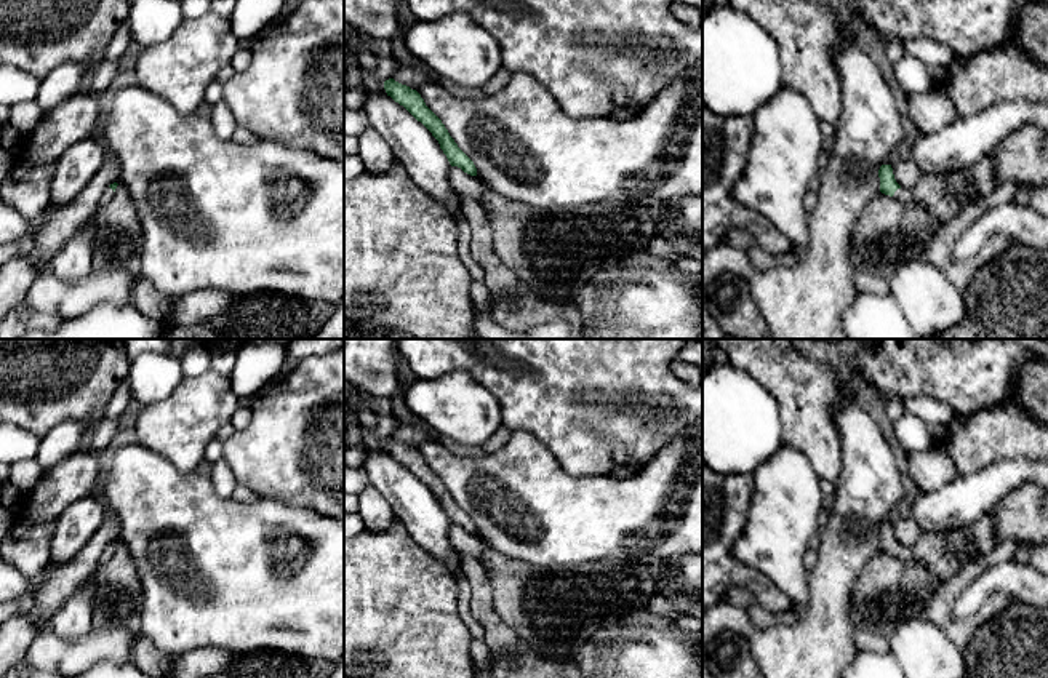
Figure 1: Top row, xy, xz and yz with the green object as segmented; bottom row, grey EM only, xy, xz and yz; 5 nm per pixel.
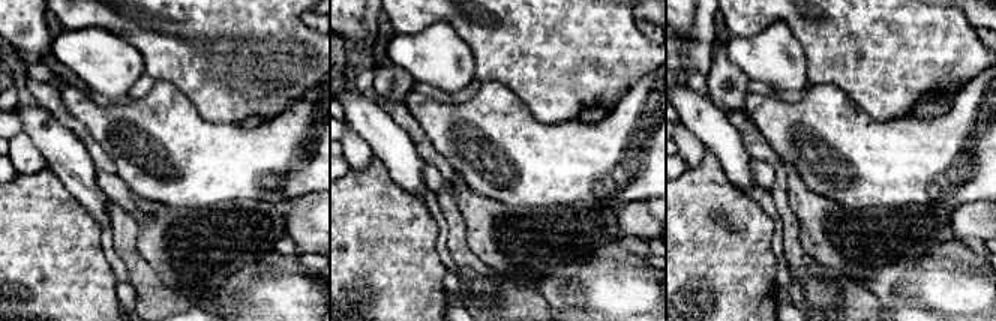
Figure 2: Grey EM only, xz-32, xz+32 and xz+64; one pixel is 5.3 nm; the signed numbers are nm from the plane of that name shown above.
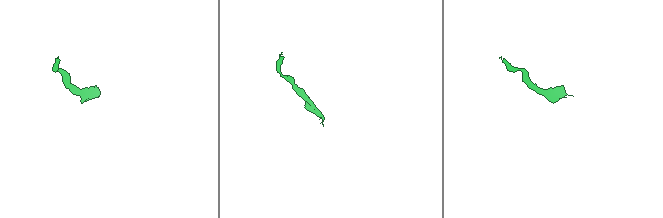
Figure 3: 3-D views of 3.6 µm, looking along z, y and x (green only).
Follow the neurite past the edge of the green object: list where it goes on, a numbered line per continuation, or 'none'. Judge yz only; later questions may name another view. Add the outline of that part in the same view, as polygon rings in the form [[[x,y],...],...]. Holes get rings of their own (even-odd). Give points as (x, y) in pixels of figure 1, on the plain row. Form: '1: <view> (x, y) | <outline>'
1: yz (932, 549) | [[[925,531],[912,548],[898,547],[893,555],[901,560],[923,563],[933,574],[946,580],[982,556],[973,548],[971,542],[962,550],[950,550],[947,547],[950,534],[952,531]]]

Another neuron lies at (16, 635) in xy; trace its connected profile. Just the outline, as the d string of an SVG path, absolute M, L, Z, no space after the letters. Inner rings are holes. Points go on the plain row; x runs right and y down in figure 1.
M14 616L0 625L0 678L16 664L24 662L26 652L43 627L30 617Z

